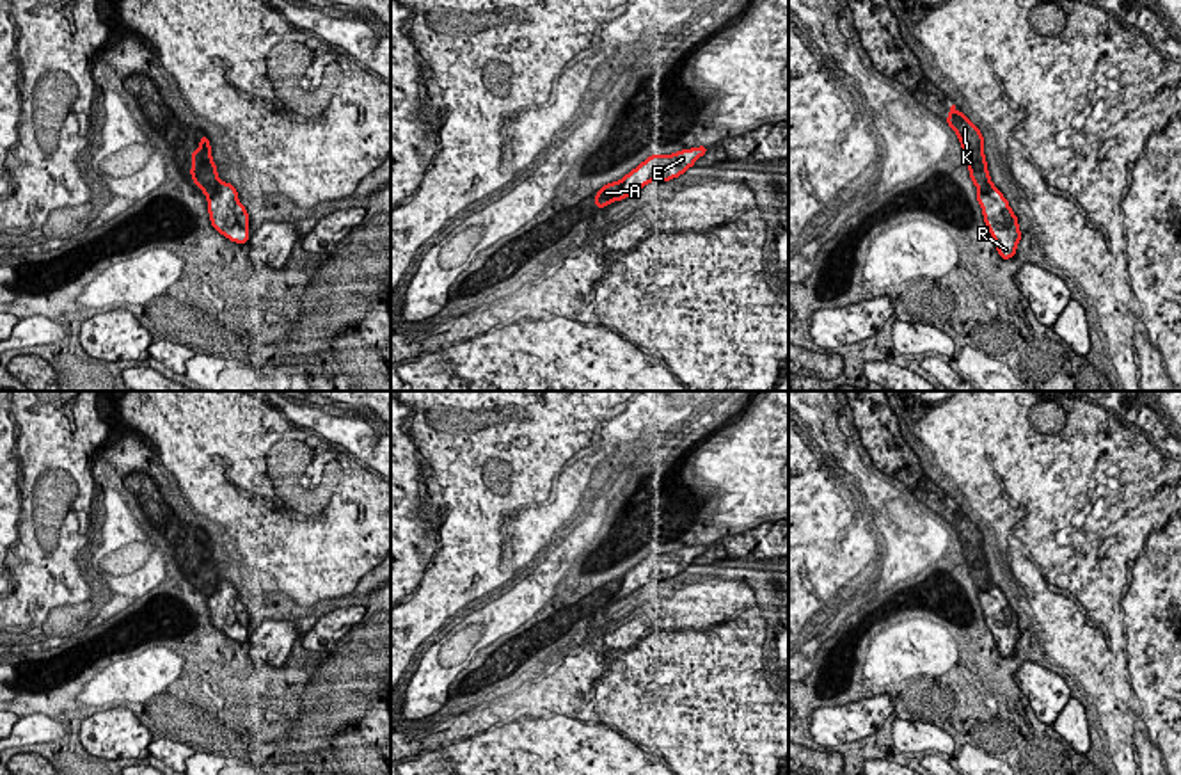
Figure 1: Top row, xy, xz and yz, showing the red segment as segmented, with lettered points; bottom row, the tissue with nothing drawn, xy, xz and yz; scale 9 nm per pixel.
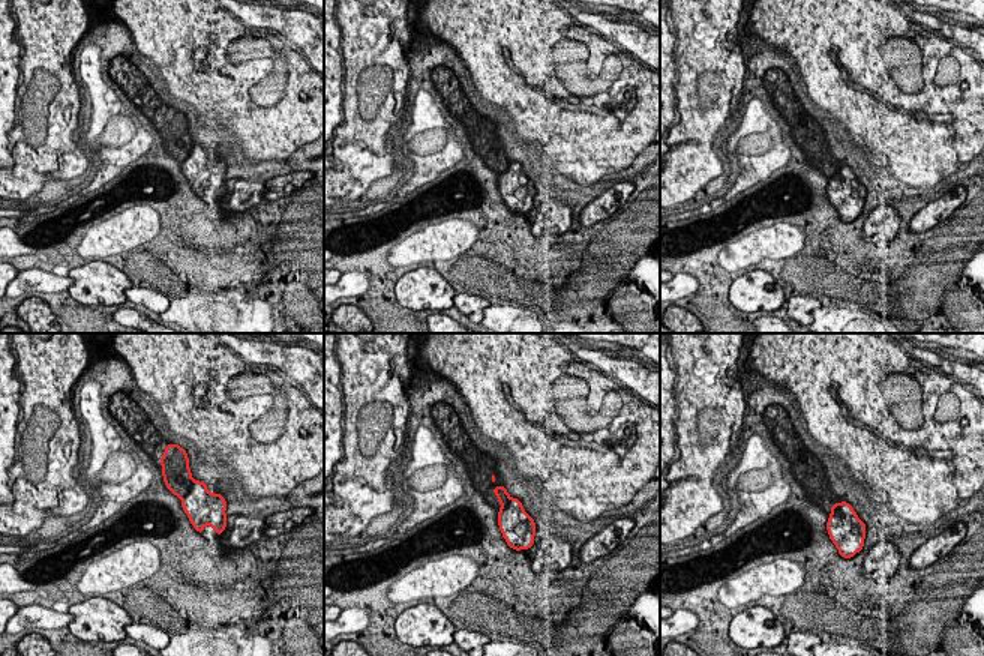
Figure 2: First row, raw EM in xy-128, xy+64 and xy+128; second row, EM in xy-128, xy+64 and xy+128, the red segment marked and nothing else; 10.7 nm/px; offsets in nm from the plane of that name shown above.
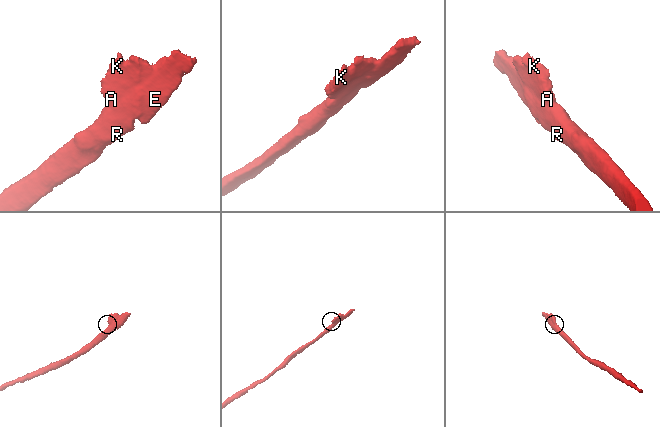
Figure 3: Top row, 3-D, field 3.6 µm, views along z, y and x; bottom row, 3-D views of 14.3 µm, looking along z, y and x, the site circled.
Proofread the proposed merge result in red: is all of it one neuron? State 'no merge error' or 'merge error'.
merge error

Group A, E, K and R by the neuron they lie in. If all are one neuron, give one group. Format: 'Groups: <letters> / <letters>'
Groups: A K / E R

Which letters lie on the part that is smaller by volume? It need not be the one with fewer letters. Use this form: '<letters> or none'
A, K

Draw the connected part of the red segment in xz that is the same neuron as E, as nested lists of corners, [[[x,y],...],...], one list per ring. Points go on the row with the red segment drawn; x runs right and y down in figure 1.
[[[691,148],[671,155],[652,155],[636,169],[623,176],[614,201],[623,201],[634,192],[641,190],[650,181],[670,181],[684,174],[694,162],[707,153],[709,148]]]

